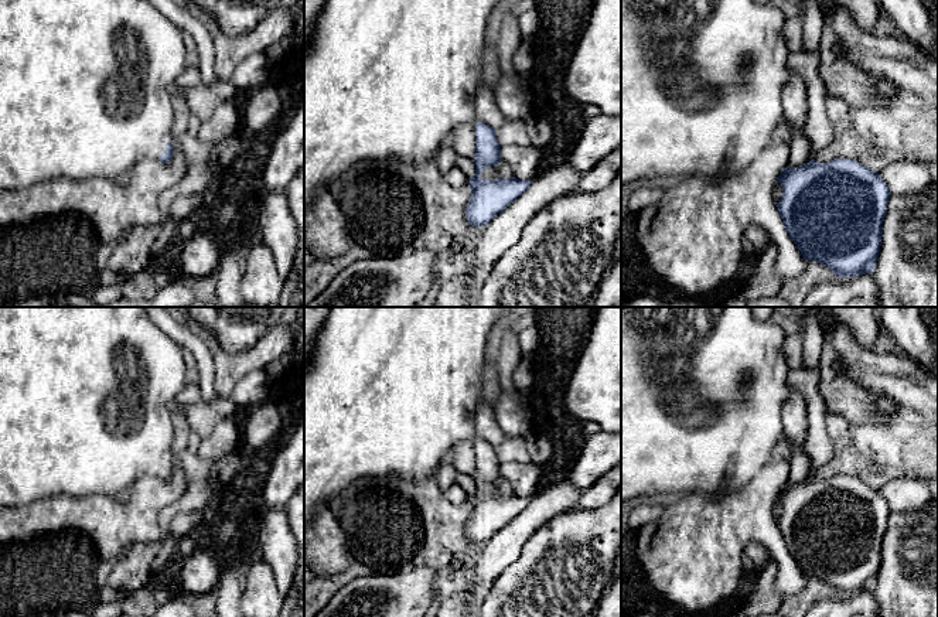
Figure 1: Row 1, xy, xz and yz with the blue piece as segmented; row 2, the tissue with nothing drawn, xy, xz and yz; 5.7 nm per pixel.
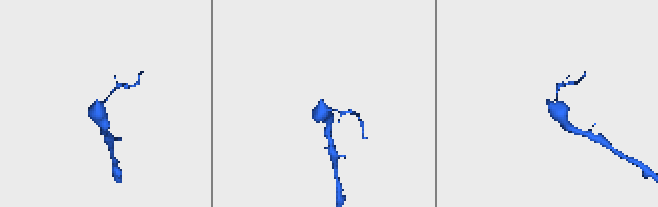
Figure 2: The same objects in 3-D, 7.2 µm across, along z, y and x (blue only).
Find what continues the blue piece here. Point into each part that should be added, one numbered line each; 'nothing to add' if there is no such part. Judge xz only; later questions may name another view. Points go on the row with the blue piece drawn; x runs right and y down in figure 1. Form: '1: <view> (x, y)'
1: xz (391, 79)

